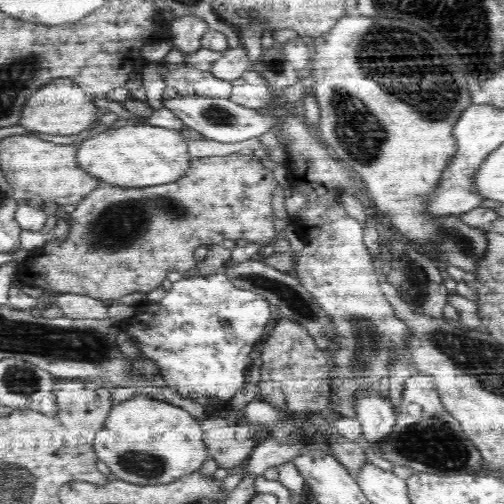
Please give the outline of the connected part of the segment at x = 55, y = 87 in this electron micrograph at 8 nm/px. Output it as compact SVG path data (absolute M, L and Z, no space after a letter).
M59 78L37 89L36 94L29 95L22 107L19 124L31 132L72 136L88 128L94 128L98 124L97 109L92 98L82 87L74 84L72 79Z

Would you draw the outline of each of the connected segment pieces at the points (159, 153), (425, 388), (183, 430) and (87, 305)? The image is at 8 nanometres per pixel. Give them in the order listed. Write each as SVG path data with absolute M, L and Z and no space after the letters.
M134 123L96 133L77 146L76 160L81 171L119 188L147 188L176 182L185 176L191 162L187 145L179 131Z
M418 373L405 380L403 395L399 404L396 426L378 444L369 444L376 453L391 462L410 466L412 470L442 474L451 471L479 472L482 466L482 456L476 446L465 435L460 423L450 414L442 401L439 392L434 389L432 375Z
M144 392L114 405L106 417L104 426L97 432L93 450L117 479L139 485L168 484L182 476L197 472L208 460L208 449L203 441L201 423L181 407L158 401Z
M60 293L56 298L58 306L68 319L106 319L108 318L106 302L74 293Z

